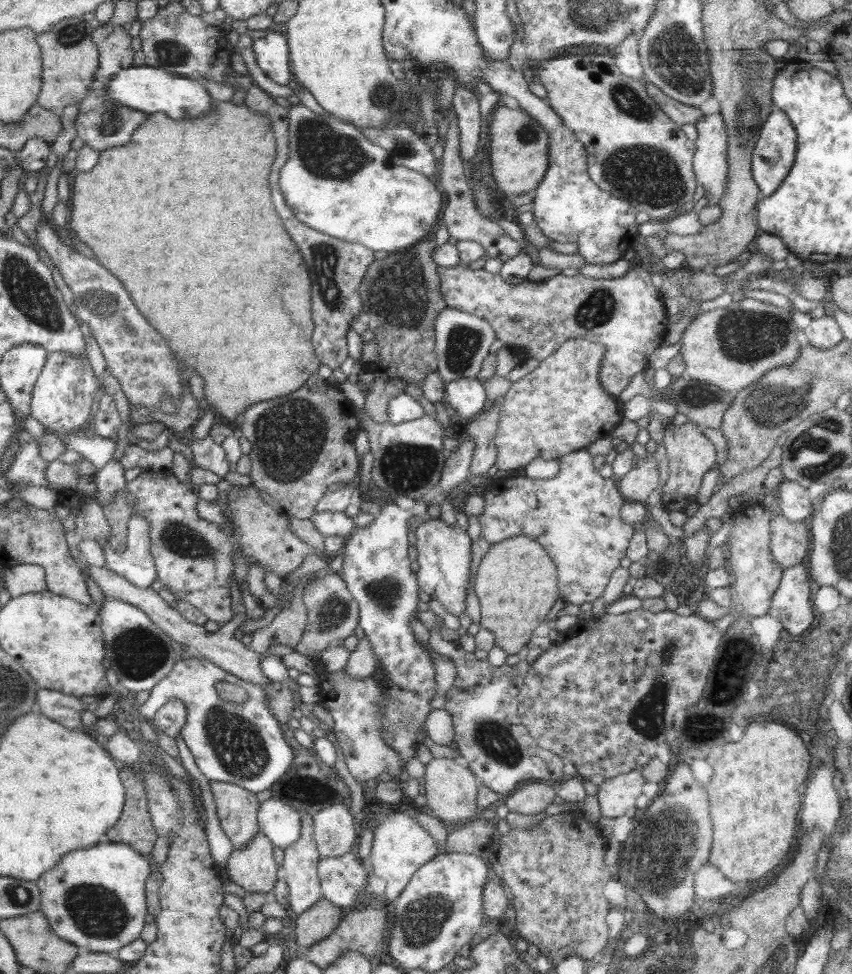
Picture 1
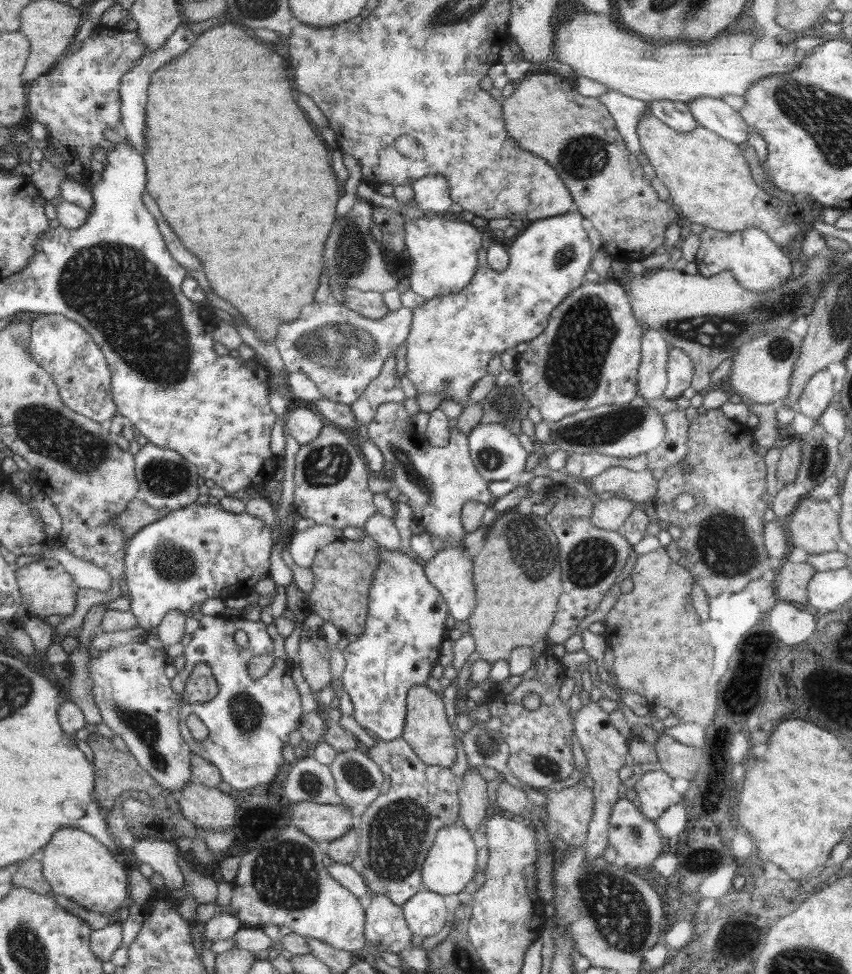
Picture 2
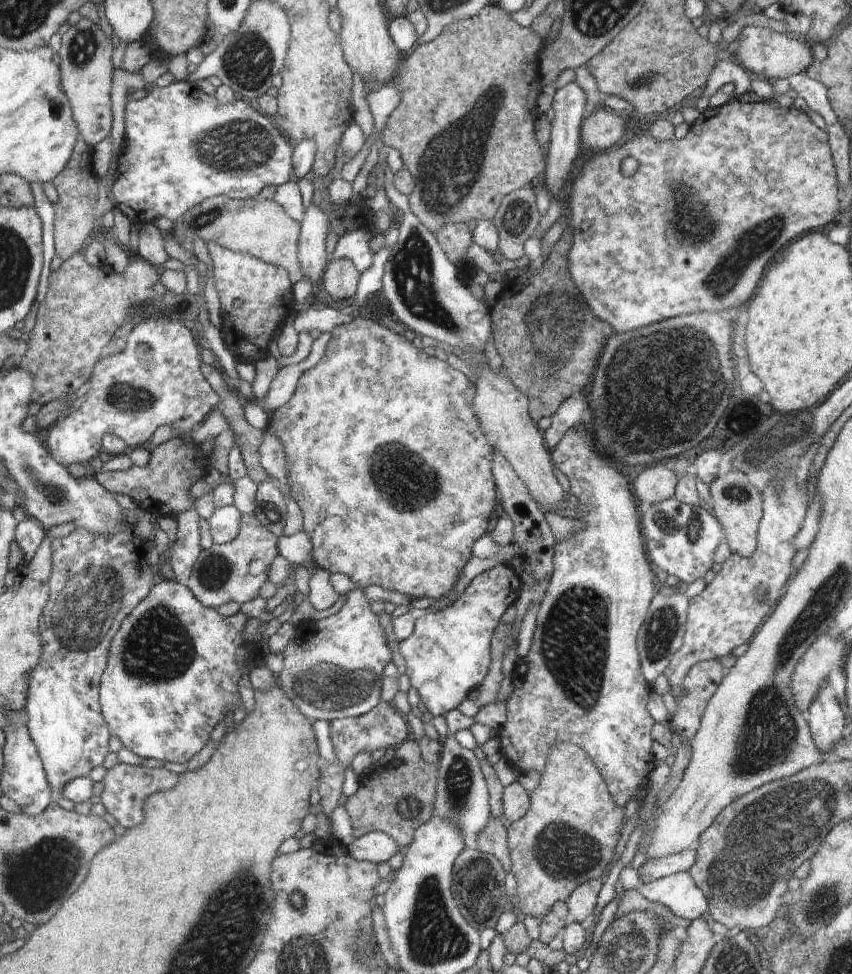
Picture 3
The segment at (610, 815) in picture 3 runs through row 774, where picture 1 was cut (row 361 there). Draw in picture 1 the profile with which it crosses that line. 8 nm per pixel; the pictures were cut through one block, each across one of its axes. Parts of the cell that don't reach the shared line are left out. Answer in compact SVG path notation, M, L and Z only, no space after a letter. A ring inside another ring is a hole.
M572 338L541 360L532 372L511 384L510 390L499 403L500 422L495 436L497 446L495 465L500 470L522 469L538 457L544 460L559 459L564 455L586 449L592 442L602 437L611 436L612 430L623 418L623 406L600 384L599 372L604 353L604 346L600 344Z

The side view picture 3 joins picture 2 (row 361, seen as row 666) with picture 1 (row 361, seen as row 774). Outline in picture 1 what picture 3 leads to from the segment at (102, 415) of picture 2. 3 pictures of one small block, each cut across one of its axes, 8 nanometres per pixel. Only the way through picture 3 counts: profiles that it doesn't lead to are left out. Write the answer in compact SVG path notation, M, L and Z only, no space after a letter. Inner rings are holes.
M47 353L44 368L36 379L30 404L30 416L41 422L50 433L60 437L87 427L91 408L102 379L97 381L86 354Z

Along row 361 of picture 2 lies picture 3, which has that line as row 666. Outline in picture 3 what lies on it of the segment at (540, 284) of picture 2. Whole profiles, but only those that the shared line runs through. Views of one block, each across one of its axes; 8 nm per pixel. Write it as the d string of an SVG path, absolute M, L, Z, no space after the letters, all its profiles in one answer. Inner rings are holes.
M498 564L471 580L467 589L451 606L415 619L415 631L399 642L398 650L406 661L405 674L410 679L411 688L419 692L423 715L444 717L450 710L458 708L471 690L477 689L484 682L491 662L490 638L493 629L506 609L516 602L522 586L522 577L510 565Z

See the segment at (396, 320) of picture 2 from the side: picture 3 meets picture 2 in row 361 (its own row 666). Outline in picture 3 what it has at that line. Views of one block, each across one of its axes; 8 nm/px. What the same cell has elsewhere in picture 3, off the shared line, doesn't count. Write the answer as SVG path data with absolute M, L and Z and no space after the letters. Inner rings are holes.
M354 589L346 594L346 600L336 614L317 621L305 620L296 625L294 636L281 652L284 665L276 675L278 685L311 722L324 720L331 723L335 720L362 716L382 701L380 694L383 670L392 660L389 642L378 615L370 609L370 600L364 594L364 590Z

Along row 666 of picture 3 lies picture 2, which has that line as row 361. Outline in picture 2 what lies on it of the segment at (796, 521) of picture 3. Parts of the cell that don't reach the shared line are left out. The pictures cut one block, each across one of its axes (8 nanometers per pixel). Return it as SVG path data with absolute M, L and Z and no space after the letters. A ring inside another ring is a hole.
M675 348L669 351L666 372L667 385L663 396L676 399L684 390L690 388L693 379L693 362L684 351Z

